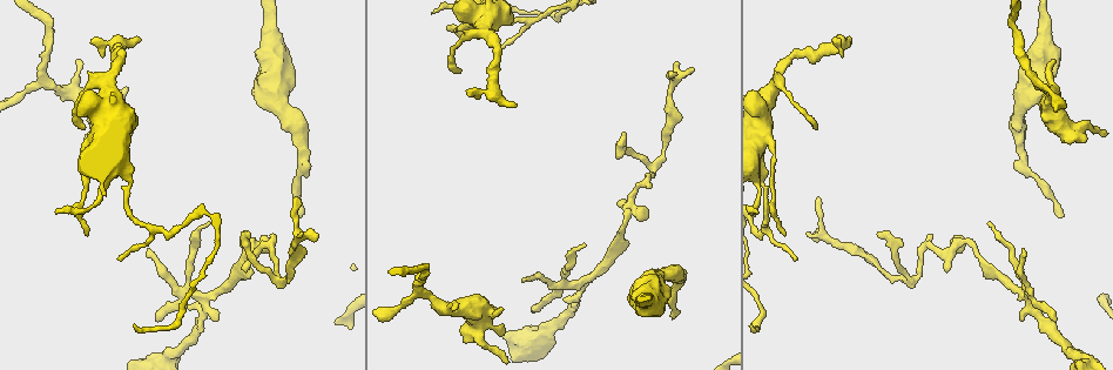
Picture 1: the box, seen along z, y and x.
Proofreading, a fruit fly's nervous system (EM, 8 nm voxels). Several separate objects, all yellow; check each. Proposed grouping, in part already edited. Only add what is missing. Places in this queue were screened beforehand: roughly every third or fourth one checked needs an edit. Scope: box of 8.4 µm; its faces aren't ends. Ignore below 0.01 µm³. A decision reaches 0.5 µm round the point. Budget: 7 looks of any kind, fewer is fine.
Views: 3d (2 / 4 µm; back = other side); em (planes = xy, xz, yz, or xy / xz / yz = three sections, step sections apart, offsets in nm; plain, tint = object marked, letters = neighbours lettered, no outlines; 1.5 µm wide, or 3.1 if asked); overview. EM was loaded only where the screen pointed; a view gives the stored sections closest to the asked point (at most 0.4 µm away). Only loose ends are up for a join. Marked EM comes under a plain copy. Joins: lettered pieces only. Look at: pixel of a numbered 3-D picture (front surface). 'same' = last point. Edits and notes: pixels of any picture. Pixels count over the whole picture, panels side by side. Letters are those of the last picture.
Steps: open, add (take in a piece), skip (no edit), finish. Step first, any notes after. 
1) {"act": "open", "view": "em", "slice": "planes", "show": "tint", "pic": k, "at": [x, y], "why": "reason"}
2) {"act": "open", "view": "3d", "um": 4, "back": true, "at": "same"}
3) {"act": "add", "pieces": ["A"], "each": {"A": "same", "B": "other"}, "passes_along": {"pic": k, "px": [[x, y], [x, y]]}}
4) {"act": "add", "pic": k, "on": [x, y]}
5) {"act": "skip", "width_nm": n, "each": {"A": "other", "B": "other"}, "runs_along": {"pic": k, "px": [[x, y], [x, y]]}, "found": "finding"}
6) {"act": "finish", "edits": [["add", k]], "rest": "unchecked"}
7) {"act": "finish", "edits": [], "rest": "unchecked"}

{"act": "open", "view": "3d", "um": 4, "pic": 1, "at": [95, 38], "why": "branch stops here"}

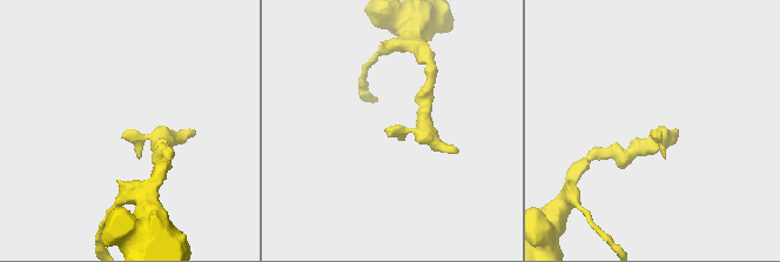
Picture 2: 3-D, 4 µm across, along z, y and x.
{"act": "open", "view": "em", "slice": "yz", "step": 4, "show": "tint", "pic": 2, "at": [391, 133], "why": "need the tissue"}

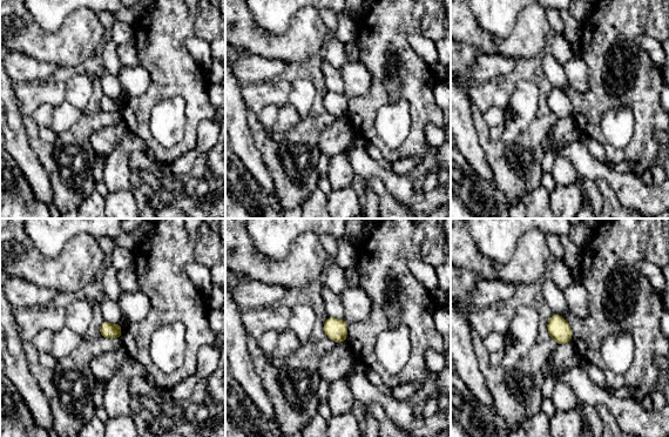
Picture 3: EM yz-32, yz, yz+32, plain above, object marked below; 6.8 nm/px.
{"act": "open", "view": "em", "slice": "planes", "show": "letters", "at": "same"}

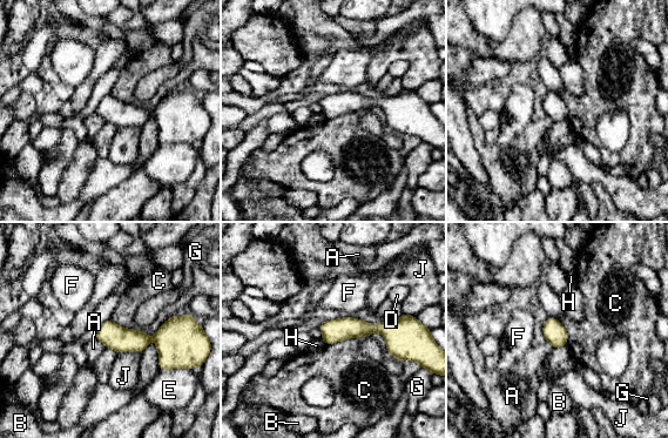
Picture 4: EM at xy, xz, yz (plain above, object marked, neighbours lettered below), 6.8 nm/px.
{"act": "skip", "width_nm": 160, "each": {"A": "other", "B": "other", "C": "other", "D": "other", "E": "other", "F": "other", "G": "other", "H": "other", "J": "other"}, "border": {"pic": 4, "px": [[358, 337], [344, 338], [326, 345]]}, "found": "no lettered piece goes on from it"}

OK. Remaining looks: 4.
{"act": "open", "view": "3d", "um": 4, "back": true, "pic": 1, "at": [817, 129], "why": "branch stops here"}

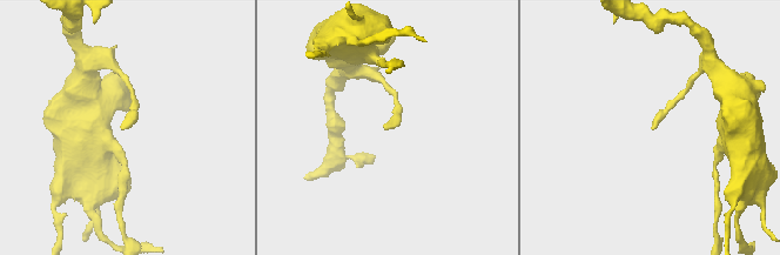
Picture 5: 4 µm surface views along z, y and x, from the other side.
{"act": "open", "view": "em", "slice": "xz", "step": 4, "show": "tint", "pic": 5, "at": [386, 126], "why": "now the EM"}

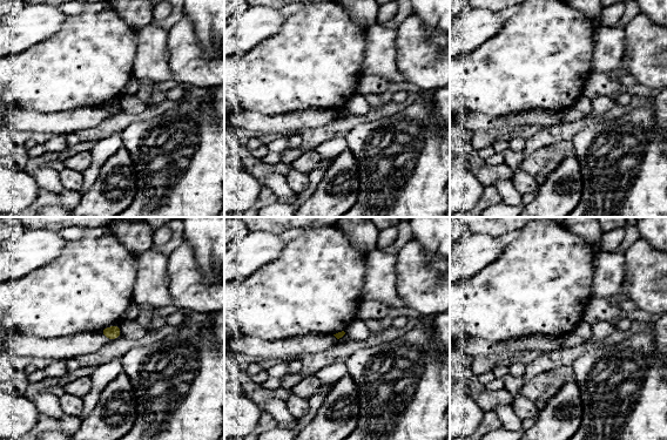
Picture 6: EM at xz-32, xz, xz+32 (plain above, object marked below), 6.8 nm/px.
{"act": "open", "view": "em", "slice": "planes", "show": "letters", "at": "same"}

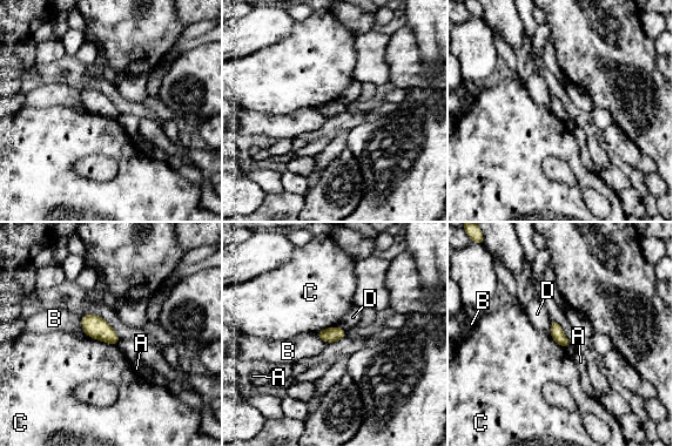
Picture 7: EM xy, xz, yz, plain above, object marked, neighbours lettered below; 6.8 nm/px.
{"act": "skip", "width_nm": 90, "longest_contact_nm": ["C", 220], "each": {"A": "other", "B": "other", "C": "other", "D": "other"}, "found": "no lettered piece goes on from it"}

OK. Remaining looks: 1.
{"act": "finish", "edits": [], "rest": "unchecked"}

